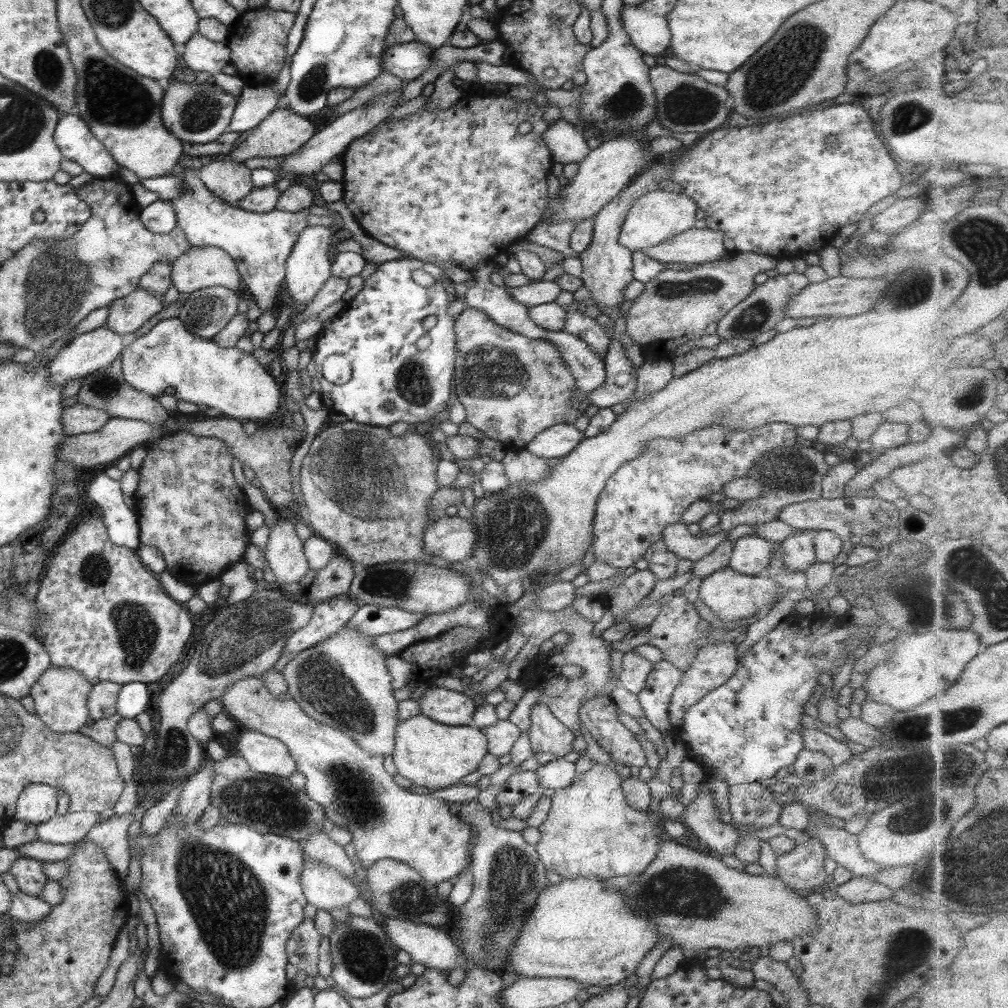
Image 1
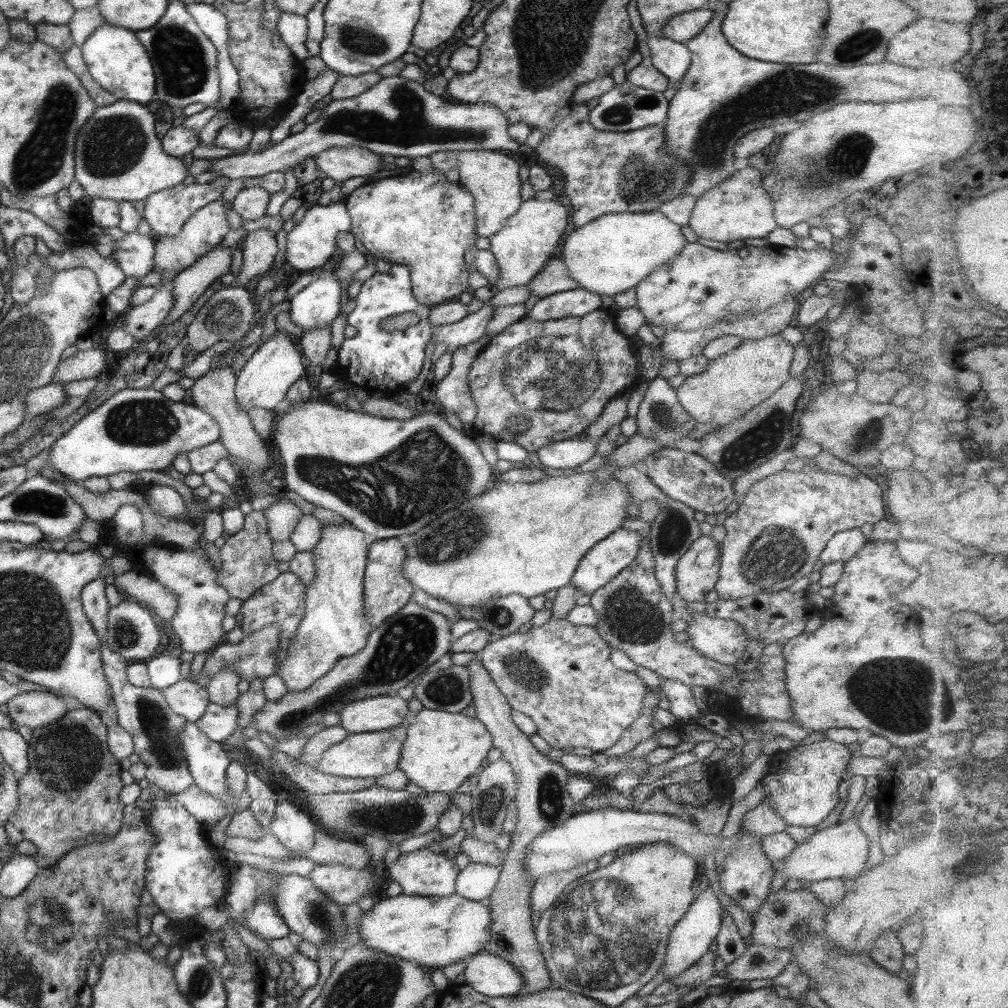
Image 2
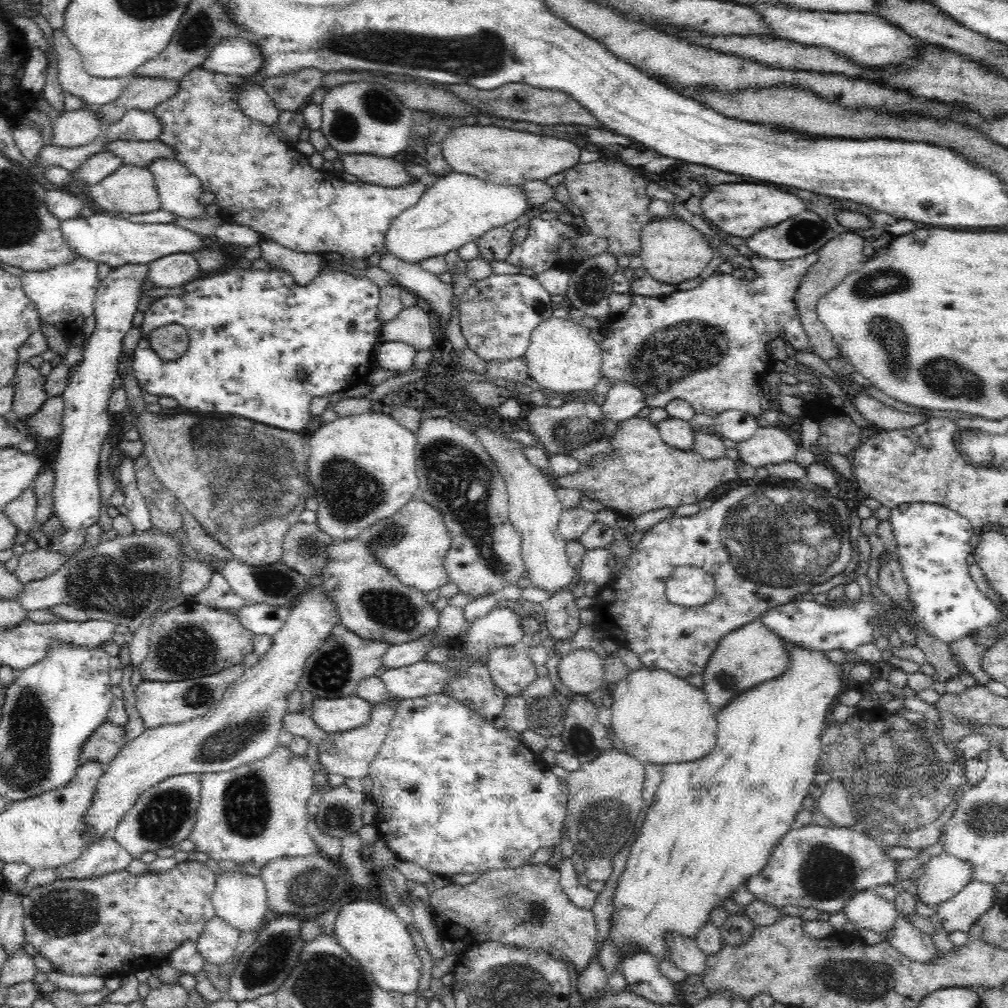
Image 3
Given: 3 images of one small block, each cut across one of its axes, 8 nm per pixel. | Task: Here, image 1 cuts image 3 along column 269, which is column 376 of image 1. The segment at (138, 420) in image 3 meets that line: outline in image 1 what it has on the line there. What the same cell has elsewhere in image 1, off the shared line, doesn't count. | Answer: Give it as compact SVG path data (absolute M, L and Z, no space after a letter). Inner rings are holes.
M353 421L335 423L331 427L321 431L313 440L309 452L307 452L300 468L299 487L303 495L304 520L309 525L313 534L328 541L342 553L349 561L352 561L356 567L374 566L382 563L395 562L418 562L421 565L435 564L431 555L423 551L423 532L425 524L428 524L428 505L432 495L438 490L436 480L436 467L440 462L438 457L433 456L432 448L427 444L428 438L420 436L419 433L405 431L401 436L393 437L387 427L375 427L369 424L359 424Z

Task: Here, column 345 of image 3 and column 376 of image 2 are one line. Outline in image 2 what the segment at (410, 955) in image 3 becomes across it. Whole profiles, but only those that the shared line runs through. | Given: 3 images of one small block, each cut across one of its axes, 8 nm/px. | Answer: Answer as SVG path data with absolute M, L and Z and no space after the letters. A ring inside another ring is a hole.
M453 893L447 897L425 897L417 895L397 895L387 897L373 905L371 910L363 912L359 924L359 943L370 950L383 952L415 964L445 967L455 962L468 960L482 953L482 948L490 940L491 916L486 901L471 901Z

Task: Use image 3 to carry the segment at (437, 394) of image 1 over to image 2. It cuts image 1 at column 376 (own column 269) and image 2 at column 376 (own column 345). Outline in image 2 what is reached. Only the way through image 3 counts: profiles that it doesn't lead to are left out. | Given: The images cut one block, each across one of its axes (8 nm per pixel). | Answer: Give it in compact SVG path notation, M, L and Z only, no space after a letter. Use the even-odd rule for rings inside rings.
M392 264L385 273L375 273L363 281L354 298L355 307L346 318L346 324L353 326L356 334L344 338L337 349L337 358L330 372L335 376L345 376L349 386L365 390L381 390L387 395L405 390L413 380L425 360L425 346L429 342L432 326L427 323L428 307L415 300L409 286L409 269ZM405 312L419 317L419 322L393 332L381 329L381 320L389 316L399 316Z

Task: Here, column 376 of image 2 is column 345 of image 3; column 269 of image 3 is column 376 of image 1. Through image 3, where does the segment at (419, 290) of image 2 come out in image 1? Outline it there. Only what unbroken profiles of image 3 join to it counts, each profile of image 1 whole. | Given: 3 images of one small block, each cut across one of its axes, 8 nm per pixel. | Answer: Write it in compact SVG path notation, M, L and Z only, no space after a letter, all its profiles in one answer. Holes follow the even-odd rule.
M481 88L480 92L470 92L467 89L465 96L455 105L439 111L427 111L425 107L417 109L415 113L409 116L391 120L389 122L381 121L377 127L373 127L367 134L353 139L353 142L347 144L347 148L341 154L343 156L342 166L344 167L341 179L343 188L342 201L347 210L351 212L352 217L360 228L376 242L385 246L395 248L405 254L407 259L415 259L424 263L433 263L437 265L441 272L447 271L451 265L471 270L481 261L491 260L501 252L507 252L515 248L519 239L526 235L539 223L543 211L547 207L548 194L545 184L546 174L557 170L555 162L551 160L551 153L547 150L545 141L541 139L545 128L549 128L551 121L543 119L545 106L535 106L532 100L528 102L516 102L508 98L506 93L490 93ZM521 122L529 122L530 132L526 134L517 134L517 126Z

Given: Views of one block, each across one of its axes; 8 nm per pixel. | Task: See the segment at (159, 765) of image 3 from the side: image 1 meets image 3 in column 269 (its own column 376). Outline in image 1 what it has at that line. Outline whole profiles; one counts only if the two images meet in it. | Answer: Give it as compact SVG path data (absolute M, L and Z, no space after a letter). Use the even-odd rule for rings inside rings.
M343 624L329 638L295 654L281 670L281 675L287 683L286 698L294 700L307 717L343 732L345 736L355 740L364 753L384 757L393 750L393 734L398 722L397 701L390 685L391 675L385 668L386 657L373 648L371 641L373 636L355 632L353 628Z

